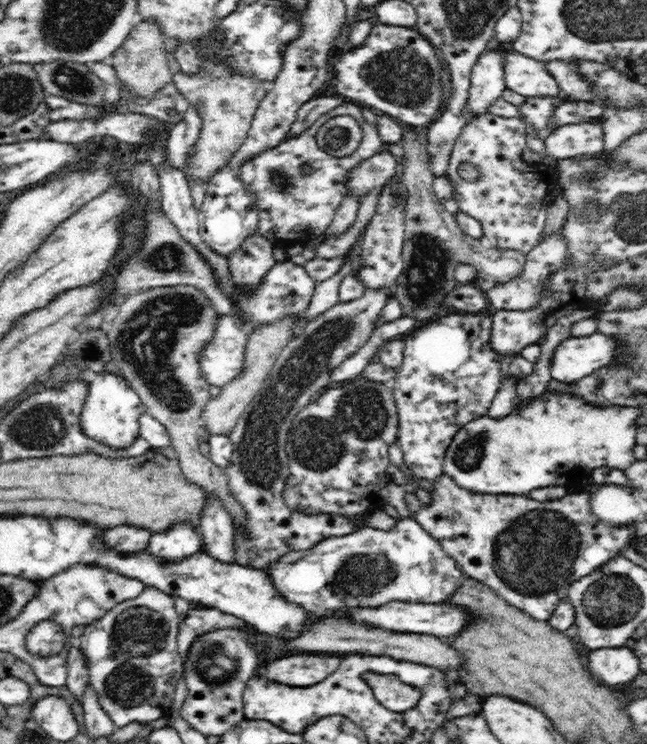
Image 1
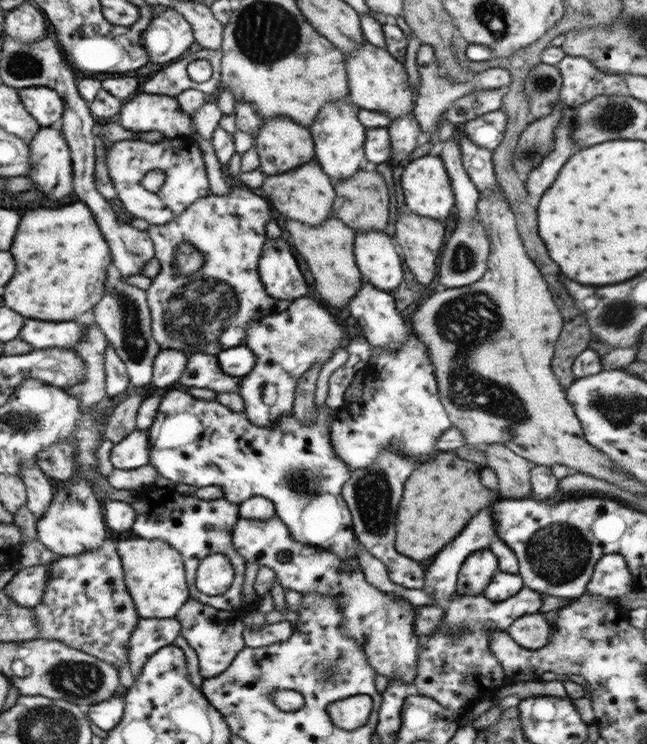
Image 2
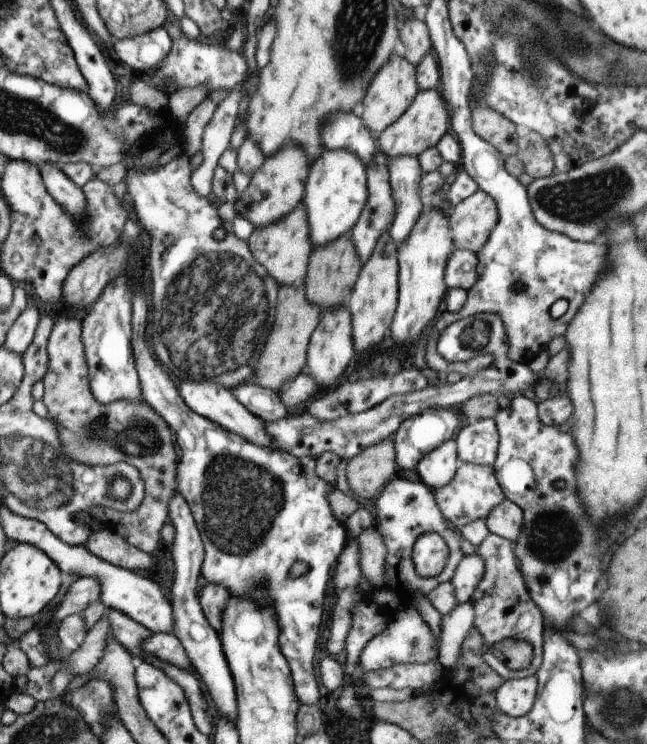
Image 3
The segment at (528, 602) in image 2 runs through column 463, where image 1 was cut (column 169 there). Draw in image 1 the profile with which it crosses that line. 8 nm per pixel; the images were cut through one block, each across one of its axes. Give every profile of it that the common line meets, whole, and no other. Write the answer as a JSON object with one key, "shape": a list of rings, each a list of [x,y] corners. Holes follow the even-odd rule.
{"shape":[[[146,586],[138,598],[118,604],[100,620],[86,626],[84,634],[78,638],[78,646],[90,666],[90,686],[98,692],[98,702],[116,724],[116,728],[124,728],[134,720],[150,724],[168,714],[168,708],[174,702],[178,680],[184,674],[184,664],[178,654],[180,624],[182,622],[176,612],[174,596]]]}

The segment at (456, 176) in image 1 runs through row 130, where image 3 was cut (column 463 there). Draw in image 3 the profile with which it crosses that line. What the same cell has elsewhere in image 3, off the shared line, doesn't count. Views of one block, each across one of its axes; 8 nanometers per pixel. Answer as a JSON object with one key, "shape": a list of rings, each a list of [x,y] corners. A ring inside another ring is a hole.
{"shape":[[[459,462],[459,468],[451,482],[439,490],[433,490],[435,504],[439,512],[443,514],[445,522],[451,522],[457,530],[461,530],[467,524],[473,524],[477,520],[487,520],[489,512],[499,506],[505,496],[503,490],[499,488],[499,482],[495,480],[495,470],[493,466],[483,466],[483,464],[469,464],[469,462]]]}

